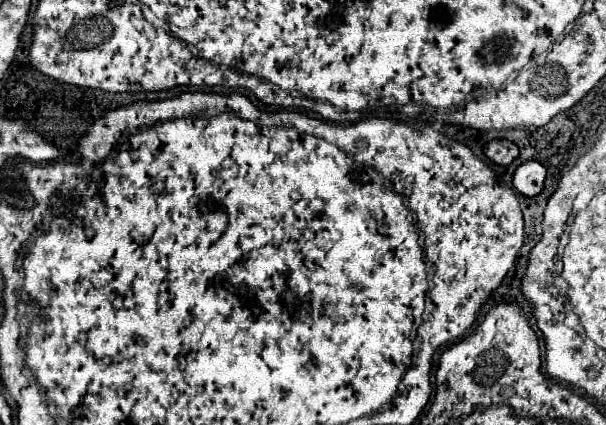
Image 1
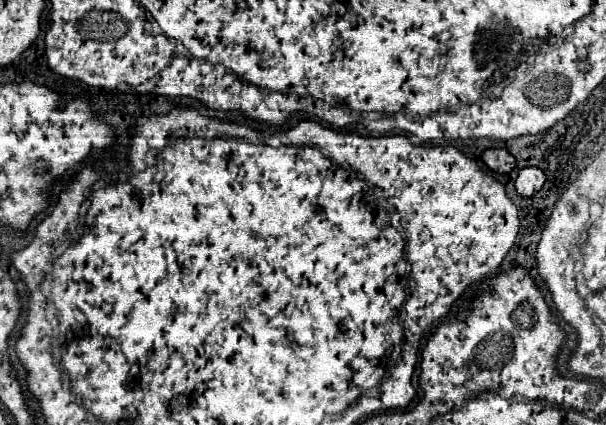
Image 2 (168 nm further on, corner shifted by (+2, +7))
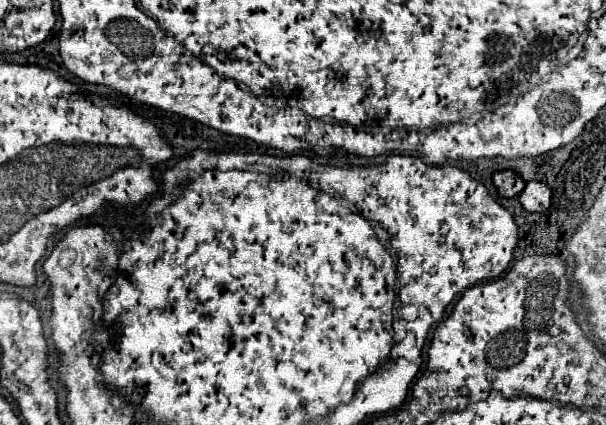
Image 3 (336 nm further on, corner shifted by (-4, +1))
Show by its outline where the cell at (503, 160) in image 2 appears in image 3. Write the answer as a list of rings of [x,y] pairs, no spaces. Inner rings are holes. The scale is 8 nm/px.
[[[499,170],[499,172],[495,172],[493,174],[493,182],[495,182],[499,194],[505,196],[505,198],[517,196],[523,190],[523,186],[525,186],[523,178],[517,172],[513,172],[513,170]]]

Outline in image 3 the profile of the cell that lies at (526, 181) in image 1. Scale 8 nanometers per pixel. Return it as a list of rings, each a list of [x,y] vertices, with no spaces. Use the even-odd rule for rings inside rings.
[[[531,180],[519,194],[519,202],[527,212],[545,212],[551,204],[551,188],[543,182]]]

